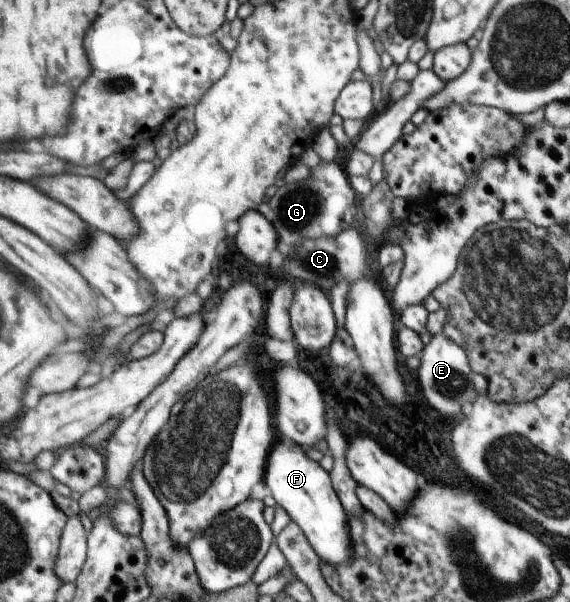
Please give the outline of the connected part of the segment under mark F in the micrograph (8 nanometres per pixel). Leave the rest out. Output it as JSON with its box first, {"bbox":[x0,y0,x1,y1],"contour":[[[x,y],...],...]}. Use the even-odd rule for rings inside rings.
{"bbox":[264,441,352,565],"contour":[[[289,441],[280,442],[278,446],[274,444],[266,465],[264,484],[270,490],[274,502],[289,516],[289,520],[302,529],[319,559],[328,565],[339,565],[350,560],[352,550],[348,515],[333,484],[330,484],[328,474],[314,460],[304,456],[302,448]]]}

